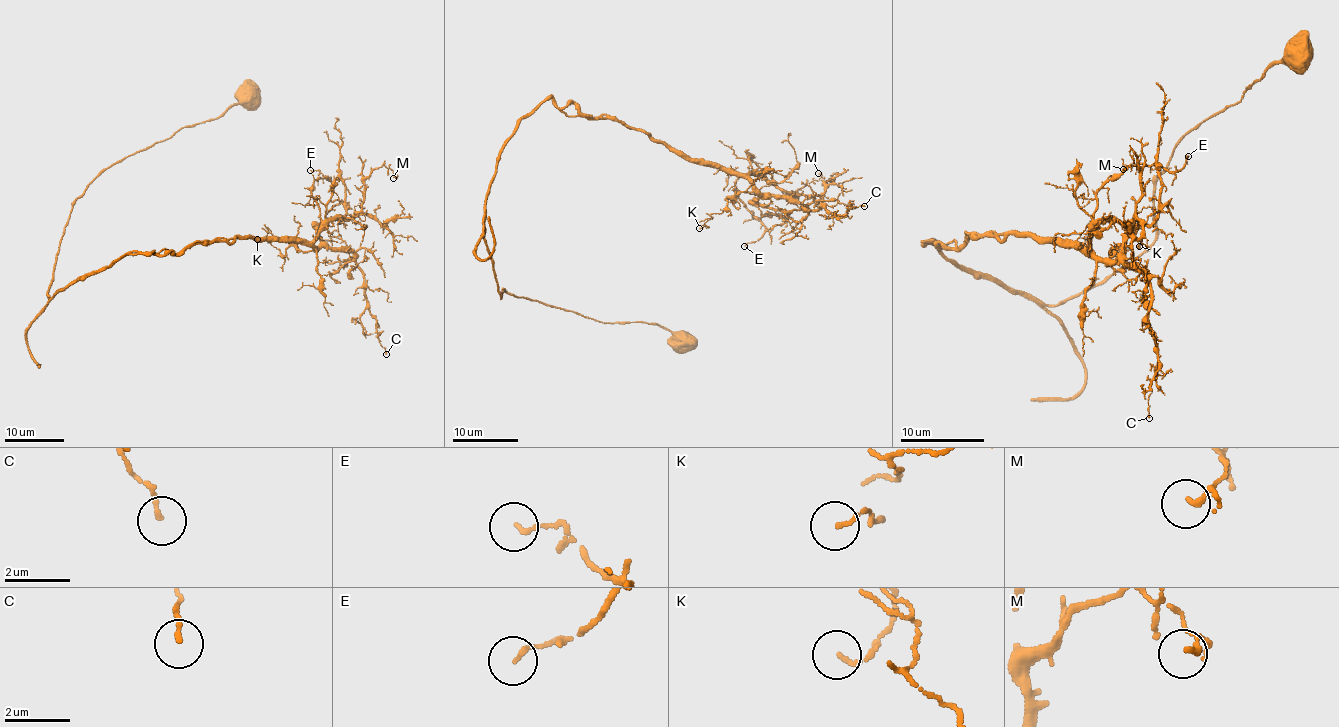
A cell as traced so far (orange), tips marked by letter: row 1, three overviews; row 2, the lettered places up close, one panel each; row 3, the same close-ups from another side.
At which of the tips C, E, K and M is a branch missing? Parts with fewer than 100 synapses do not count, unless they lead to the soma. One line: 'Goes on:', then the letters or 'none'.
Goes on: none

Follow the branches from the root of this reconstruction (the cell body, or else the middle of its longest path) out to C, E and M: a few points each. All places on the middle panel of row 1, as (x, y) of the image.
C: (682, 341), (655, 323), (501, 296), (485, 202), (502, 145), (541, 104), (618, 118), (810, 210), (864, 206)
E: (682, 341), (501, 296), (483, 235), (502, 145), (550, 99), (752, 174), (735, 193), (764, 234), (744, 246)
M: (682, 341), (501, 296), (485, 202), (522, 119), (550, 99), (797, 196), (818, 173)

